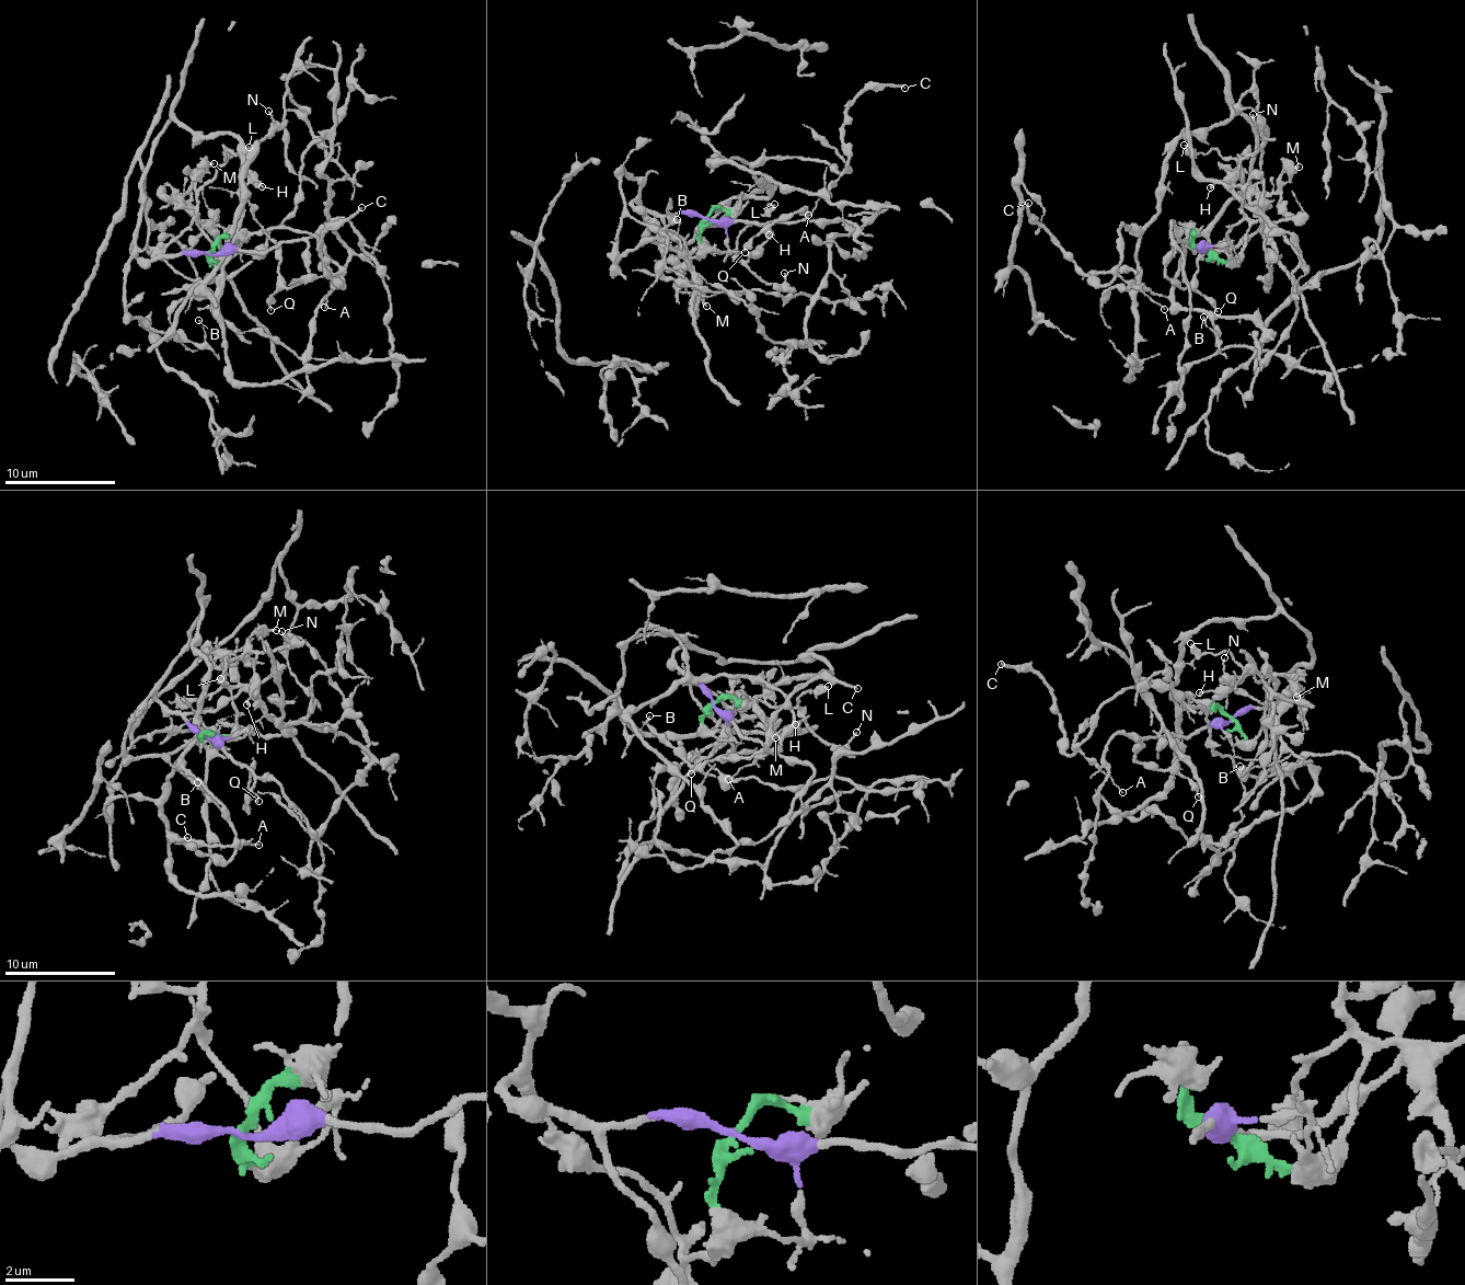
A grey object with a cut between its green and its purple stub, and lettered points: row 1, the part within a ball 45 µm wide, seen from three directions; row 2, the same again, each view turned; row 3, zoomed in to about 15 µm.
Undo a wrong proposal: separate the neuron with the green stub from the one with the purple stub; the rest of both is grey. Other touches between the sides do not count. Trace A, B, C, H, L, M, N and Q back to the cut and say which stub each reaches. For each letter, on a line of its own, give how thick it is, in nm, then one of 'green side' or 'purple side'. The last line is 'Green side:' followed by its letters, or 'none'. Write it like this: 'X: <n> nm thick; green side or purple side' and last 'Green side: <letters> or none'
A: 100 nm thick; purple side
B: 120 nm thick; purple side
C: 160 nm thick; purple side
H: 140 nm thick; green side
L: 440 nm thick; green side
M: 180 nm thick; green side
N: 130 nm thick; green side
Q: 240 nm thick; purple side
Green side: H, L, M, N

